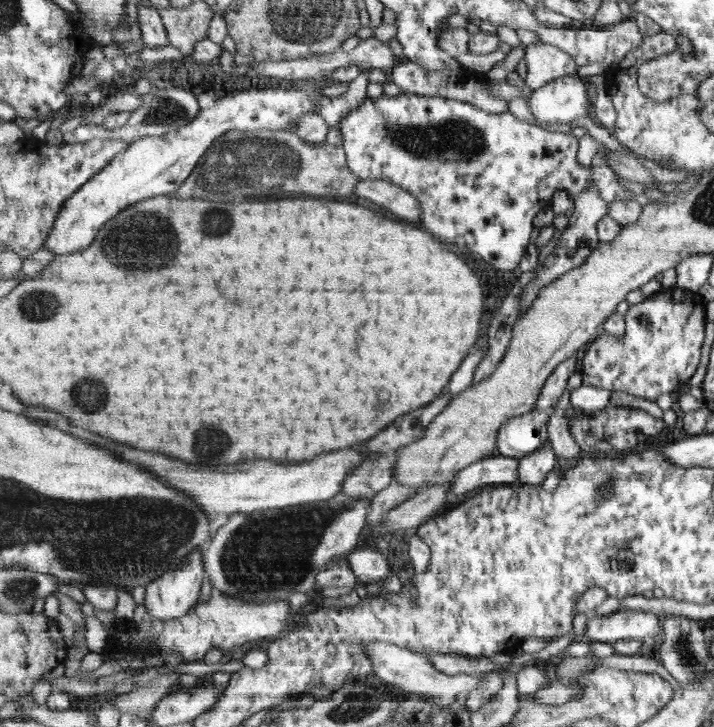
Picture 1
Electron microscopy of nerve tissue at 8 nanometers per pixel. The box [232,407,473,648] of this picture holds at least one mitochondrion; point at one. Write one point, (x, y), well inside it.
(447, 621)

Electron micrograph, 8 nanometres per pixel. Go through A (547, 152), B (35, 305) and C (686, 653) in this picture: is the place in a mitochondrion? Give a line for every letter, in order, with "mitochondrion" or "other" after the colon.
A: other
B: mitochondrion
C: mitochondrion

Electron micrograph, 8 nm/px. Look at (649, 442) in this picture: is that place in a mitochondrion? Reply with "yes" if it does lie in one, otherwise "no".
no

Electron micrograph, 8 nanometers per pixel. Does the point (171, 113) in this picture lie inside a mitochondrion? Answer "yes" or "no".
yes

